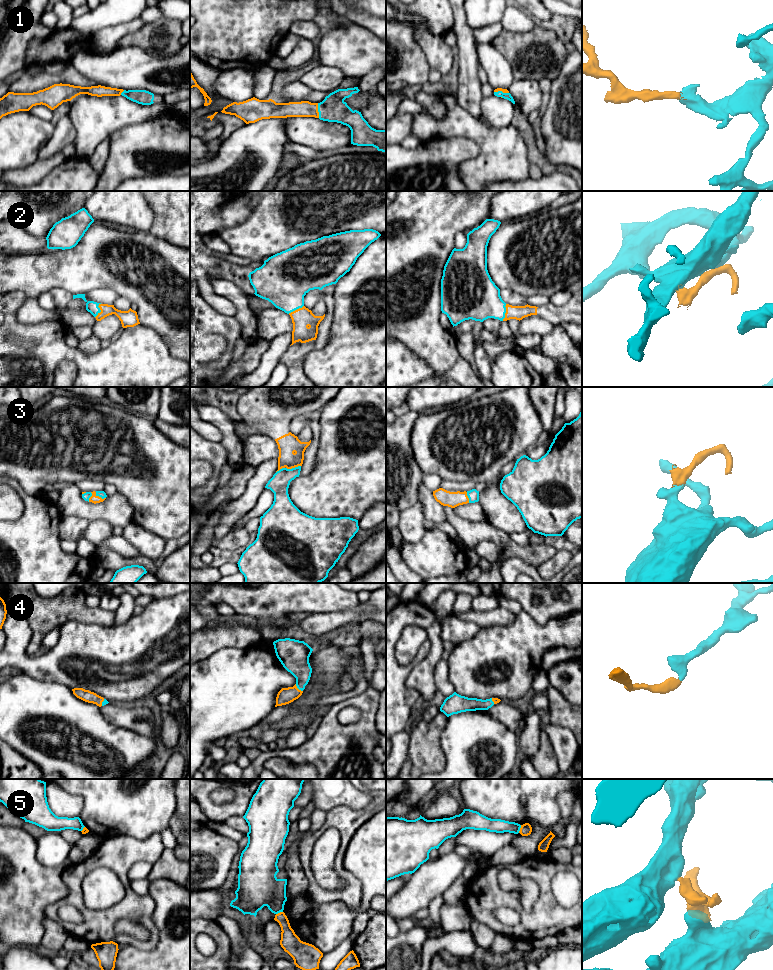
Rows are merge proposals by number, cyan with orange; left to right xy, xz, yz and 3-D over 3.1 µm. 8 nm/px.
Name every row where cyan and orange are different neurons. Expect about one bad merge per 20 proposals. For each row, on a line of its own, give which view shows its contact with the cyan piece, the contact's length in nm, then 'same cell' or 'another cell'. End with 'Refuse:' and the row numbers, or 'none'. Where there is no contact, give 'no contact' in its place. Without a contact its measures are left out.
1: meets cyan in xz; contact 120 nm long; same cell
2: meets cyan in yz; contact 140 nm long; same cell
3: meets cyan in xz; contact 120 nm long; same cell
4: meets cyan in xz; contact 90 nm long; same cell
5: meets cyan in yz; contact 70 nm long; another cell
Refuse: 5

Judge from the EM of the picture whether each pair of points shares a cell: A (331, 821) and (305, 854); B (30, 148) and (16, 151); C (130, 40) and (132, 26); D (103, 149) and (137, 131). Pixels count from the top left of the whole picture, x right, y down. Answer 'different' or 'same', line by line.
A: same
B: same
C: different
D: different

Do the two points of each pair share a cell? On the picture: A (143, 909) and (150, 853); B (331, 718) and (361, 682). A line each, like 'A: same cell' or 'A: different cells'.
A: same cell
B: different cells

